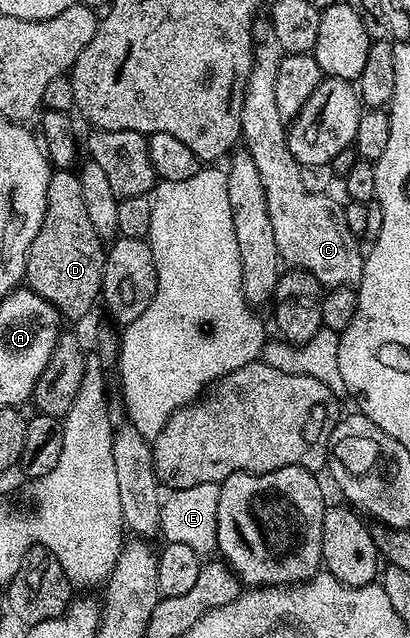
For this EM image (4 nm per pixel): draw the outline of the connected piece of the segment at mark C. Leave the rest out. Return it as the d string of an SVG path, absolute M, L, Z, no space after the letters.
M257 18L252 21L252 69L246 82L246 94L242 102L242 126L240 135L243 147L254 158L258 166L258 178L262 178L262 190L266 194L266 210L270 210L270 226L274 226L274 242L278 242L278 254L285 265L301 272L309 272L325 289L350 288L359 285L364 273L365 253L360 252L361 241L346 226L344 204L336 201L332 194L307 192L302 186L302 165L290 154L288 129L282 114L278 114L278 105L274 103L274 78L278 78L278 66L285 56L274 34L271 19Z

